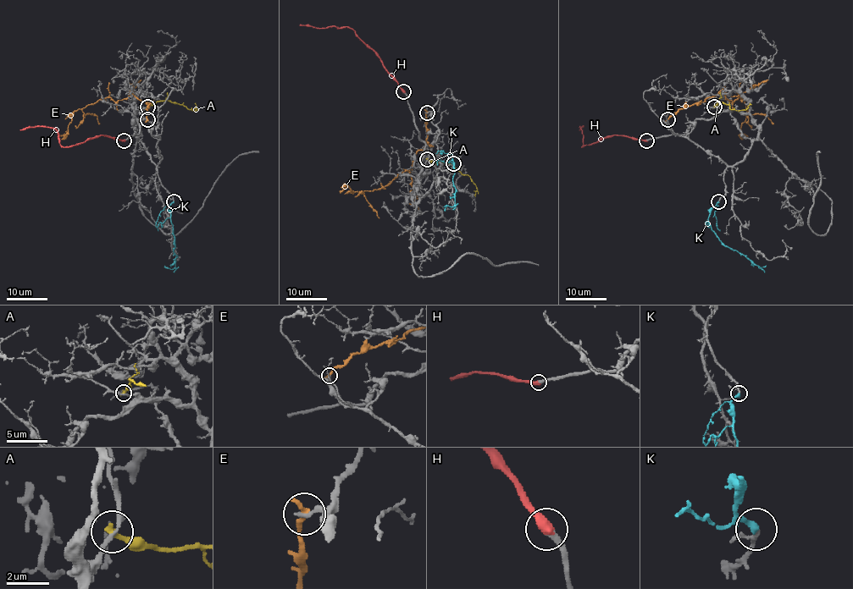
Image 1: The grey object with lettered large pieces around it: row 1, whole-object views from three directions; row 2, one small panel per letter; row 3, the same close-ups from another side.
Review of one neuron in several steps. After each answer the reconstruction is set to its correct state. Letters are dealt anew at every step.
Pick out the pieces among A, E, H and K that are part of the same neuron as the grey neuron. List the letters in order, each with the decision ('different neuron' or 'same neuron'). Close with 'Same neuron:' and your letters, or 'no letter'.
A: different neuron
E: different neuron
H: same neuron
K: same neuron
Same neuron: H, K

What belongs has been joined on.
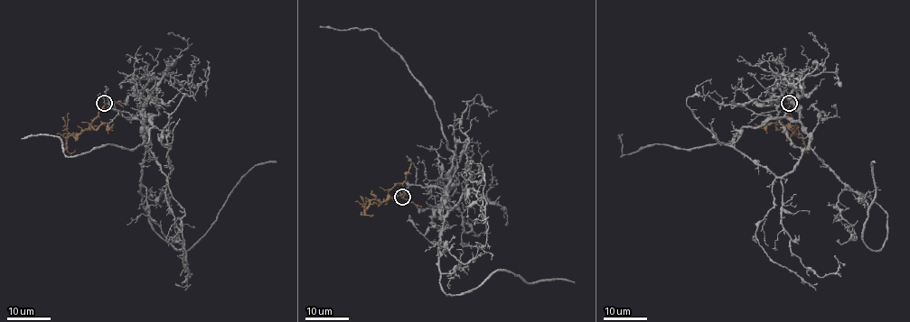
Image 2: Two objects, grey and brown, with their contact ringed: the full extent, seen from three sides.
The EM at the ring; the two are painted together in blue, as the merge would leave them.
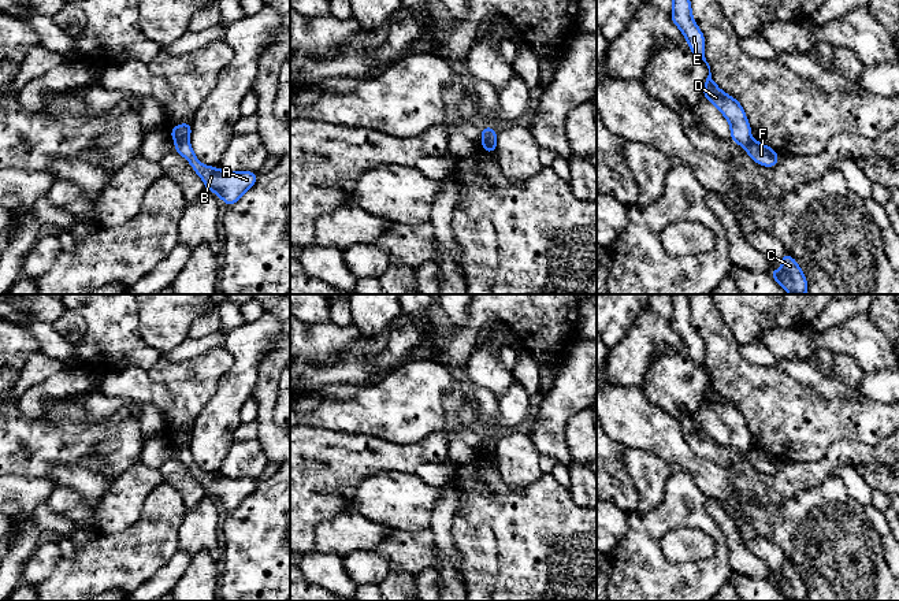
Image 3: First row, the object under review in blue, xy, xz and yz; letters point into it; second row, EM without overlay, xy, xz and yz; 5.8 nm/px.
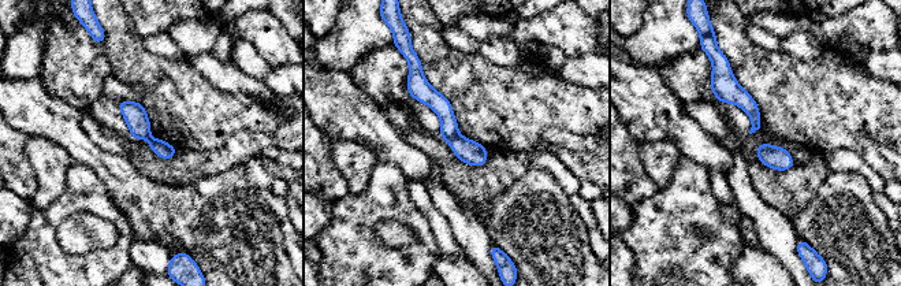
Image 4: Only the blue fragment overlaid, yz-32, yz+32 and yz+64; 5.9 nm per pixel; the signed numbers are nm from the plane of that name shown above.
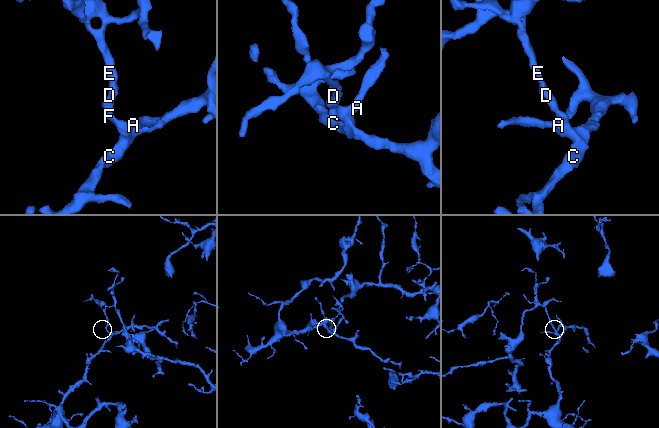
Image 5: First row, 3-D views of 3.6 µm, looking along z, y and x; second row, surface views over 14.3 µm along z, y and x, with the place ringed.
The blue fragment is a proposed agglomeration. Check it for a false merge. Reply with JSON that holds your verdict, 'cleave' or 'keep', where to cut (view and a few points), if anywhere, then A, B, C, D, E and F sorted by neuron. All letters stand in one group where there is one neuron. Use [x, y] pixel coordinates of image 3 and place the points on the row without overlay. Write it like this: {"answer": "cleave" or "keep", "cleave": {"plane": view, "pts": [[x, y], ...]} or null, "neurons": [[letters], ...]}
{"answer": "cleave", "cleave": {"plane": "xy", "pts": [[188, 446], [177, 449]]}, "neurons": [["A", "B", "C", "F"], ["D", "E"]]}

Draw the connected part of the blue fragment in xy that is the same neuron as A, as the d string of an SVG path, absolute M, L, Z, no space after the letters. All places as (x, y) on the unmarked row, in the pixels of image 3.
M189 448L177 449L174 457L190 470L204 487L205 496L216 500L229 513L237 509L257 487L257 481L252 478L230 479L201 471Z

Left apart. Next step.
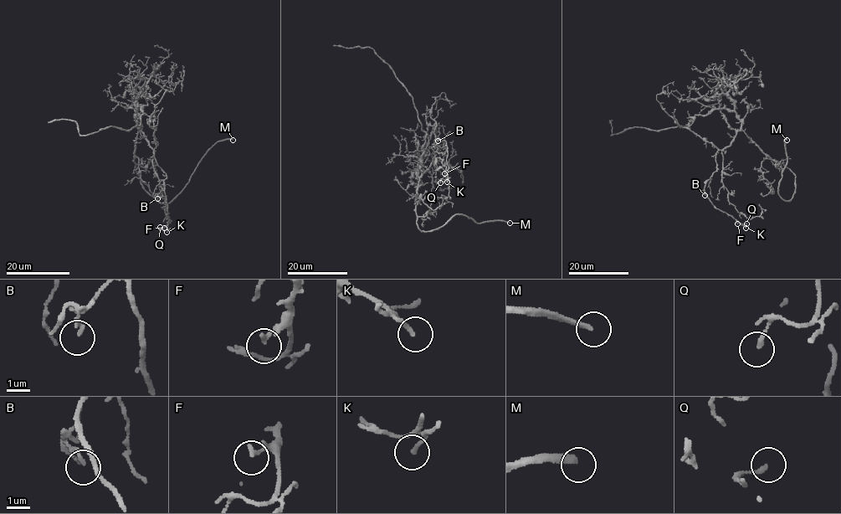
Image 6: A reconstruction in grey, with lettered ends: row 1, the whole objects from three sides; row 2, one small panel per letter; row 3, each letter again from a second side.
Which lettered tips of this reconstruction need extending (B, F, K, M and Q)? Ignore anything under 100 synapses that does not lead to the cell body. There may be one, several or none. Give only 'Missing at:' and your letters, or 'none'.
Missing at: M

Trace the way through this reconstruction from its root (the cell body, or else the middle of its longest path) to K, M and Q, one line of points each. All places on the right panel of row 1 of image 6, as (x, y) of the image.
K: (741, 122), (741, 127), (734, 140), (716, 152), (716, 170), (707, 181), (704, 191), (716, 208), (746, 228)
M: (741, 122), (741, 129), (763, 152), (795, 175), (793, 196), (784, 201), (778, 183), (787, 163), (787, 140)
Q: (741, 122), (734, 140), (716, 152), (716, 170), (704, 191), (716, 208), (744, 225), (746, 223)

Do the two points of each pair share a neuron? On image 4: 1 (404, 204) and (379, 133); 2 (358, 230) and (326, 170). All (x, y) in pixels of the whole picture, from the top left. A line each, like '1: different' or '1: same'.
1: different
2: different

